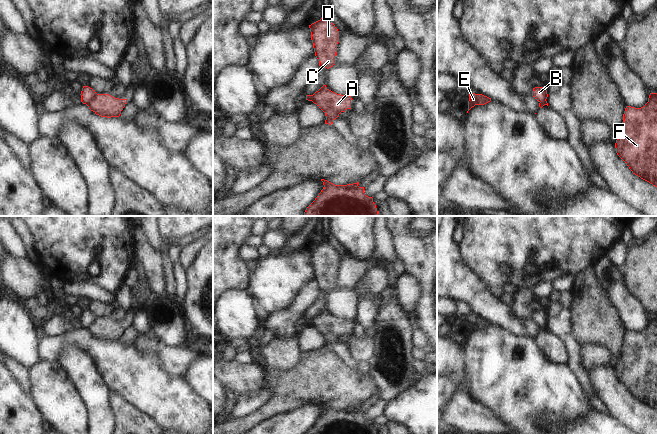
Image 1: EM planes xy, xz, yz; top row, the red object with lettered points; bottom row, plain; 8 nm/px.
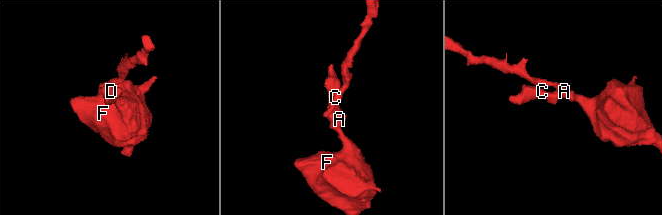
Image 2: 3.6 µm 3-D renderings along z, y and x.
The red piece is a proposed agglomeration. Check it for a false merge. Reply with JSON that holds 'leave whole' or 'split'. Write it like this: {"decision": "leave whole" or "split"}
{"decision": "split"}

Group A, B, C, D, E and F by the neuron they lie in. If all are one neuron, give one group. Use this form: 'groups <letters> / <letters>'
groups A C D E F / B

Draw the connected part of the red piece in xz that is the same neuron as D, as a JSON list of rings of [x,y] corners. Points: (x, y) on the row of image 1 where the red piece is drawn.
[[[320,19],[309,25],[315,56],[320,68],[331,68],[335,64],[339,31],[328,19]]]

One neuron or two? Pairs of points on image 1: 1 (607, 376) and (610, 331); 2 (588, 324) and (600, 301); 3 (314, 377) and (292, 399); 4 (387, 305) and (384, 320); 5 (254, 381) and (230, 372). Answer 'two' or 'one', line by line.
1: two
2: one
3: one
4: one
5: one

